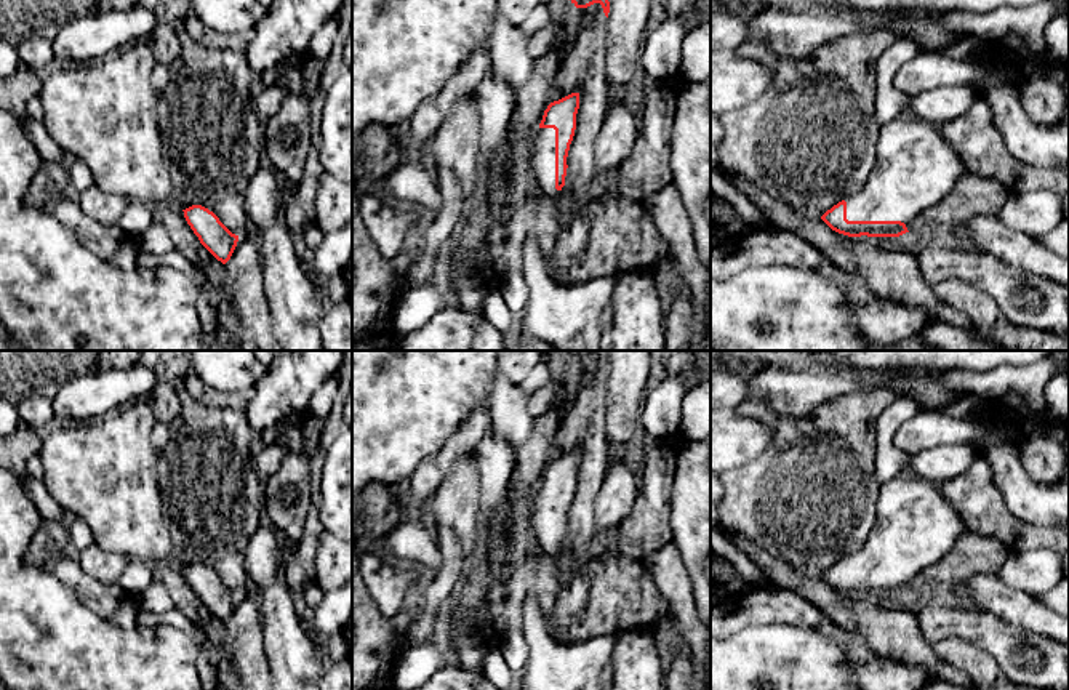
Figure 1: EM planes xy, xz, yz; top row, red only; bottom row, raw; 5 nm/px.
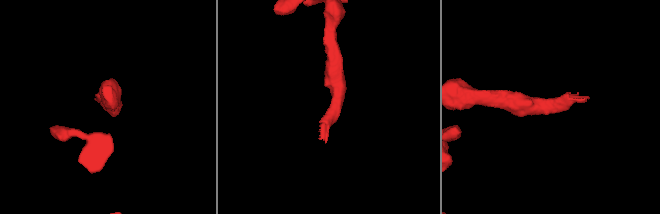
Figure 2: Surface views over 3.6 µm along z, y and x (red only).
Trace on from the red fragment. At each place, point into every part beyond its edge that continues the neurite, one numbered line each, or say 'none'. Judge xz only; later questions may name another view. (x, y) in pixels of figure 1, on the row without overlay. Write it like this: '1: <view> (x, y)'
1: xz (540, 509)

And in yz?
1: yz (916, 527)

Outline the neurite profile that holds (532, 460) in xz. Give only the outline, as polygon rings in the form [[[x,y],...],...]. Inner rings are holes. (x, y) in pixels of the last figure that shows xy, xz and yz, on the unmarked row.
[[[555,403],[536,416],[528,440],[517,453],[514,479],[526,496],[536,490],[549,464],[552,439],[559,427],[560,415],[562,407]]]

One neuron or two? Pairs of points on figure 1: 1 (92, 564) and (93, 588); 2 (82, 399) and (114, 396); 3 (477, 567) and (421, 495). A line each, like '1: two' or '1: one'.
1: two
2: one
3: two

